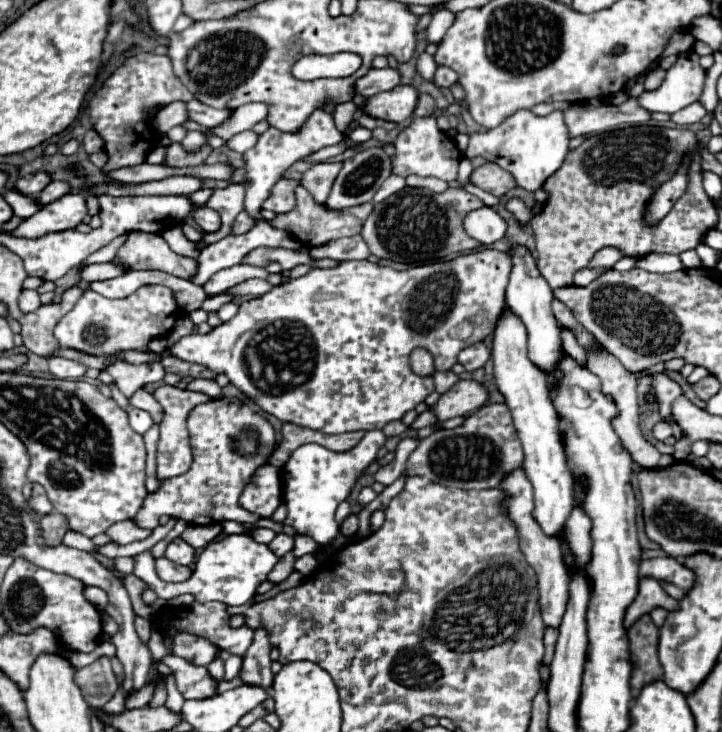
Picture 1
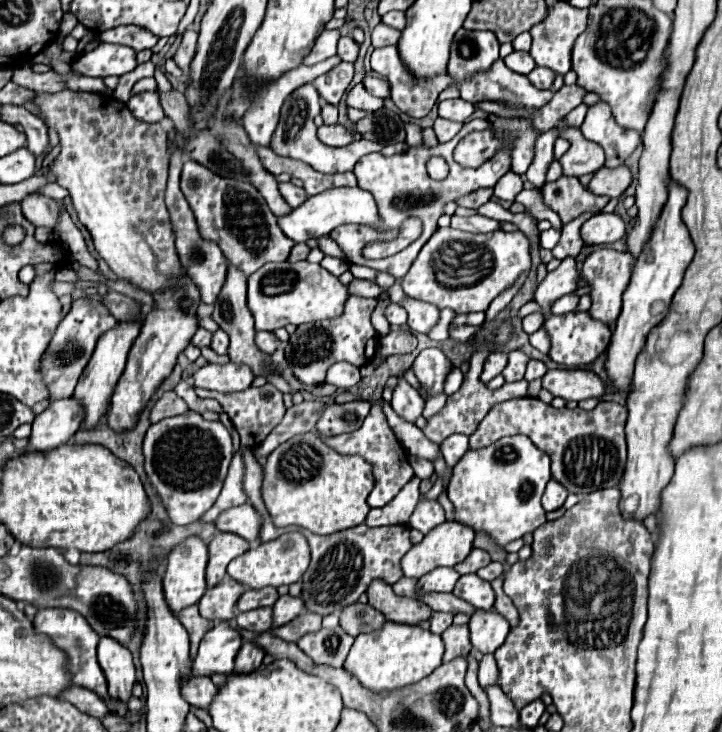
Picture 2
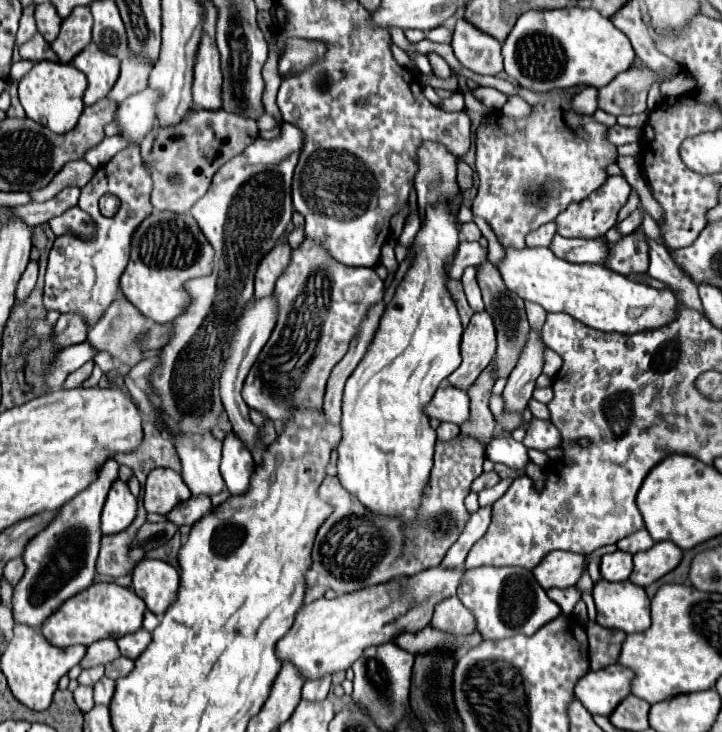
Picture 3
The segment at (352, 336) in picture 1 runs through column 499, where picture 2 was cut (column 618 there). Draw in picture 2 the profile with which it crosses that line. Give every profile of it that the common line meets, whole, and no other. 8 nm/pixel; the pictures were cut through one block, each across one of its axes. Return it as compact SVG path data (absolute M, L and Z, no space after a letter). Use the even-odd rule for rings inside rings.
M596 250L592 252L586 260L584 260L584 268L582 268L582 280L584 284L590 288L590 298L592 298L592 306L590 306L590 316L598 322L604 322L608 326L614 326L614 322L620 316L620 308L622 308L622 292L628 286L630 280L630 272L632 272L632 254L628 252L618 252L618 250Z

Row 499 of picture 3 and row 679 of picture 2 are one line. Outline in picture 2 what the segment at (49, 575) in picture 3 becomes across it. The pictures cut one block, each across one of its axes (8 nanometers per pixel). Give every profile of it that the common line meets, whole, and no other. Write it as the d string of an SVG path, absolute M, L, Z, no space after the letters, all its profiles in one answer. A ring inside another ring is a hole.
M40 608L34 616L34 628L36 628L38 634L48 636L58 648L62 648L68 654L68 668L70 668L70 674L72 674L72 682L76 686L94 690L100 698L106 700L112 714L124 716L128 712L128 704L108 696L106 678L104 678L104 674L98 666L98 660L96 660L96 646L98 646L100 636L96 632L92 632L92 628L88 628L88 622L84 620L84 616L80 616L78 612L68 612L68 608Z

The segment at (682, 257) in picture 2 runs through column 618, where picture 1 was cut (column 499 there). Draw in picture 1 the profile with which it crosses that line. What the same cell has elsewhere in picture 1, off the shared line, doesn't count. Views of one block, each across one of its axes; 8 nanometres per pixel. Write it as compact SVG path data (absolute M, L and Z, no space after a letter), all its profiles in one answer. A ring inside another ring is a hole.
M504 308L500 318L494 324L492 338L492 362L494 362L494 378L500 394L510 408L516 432L520 436L520 444L524 448L524 472L534 488L534 512L532 516L544 528L546 534L556 536L564 528L570 512L572 512L572 476L566 466L564 448L558 432L558 414L552 406L550 390L548 390L548 374L540 370L528 358L528 334L522 320L512 312L512 308Z

